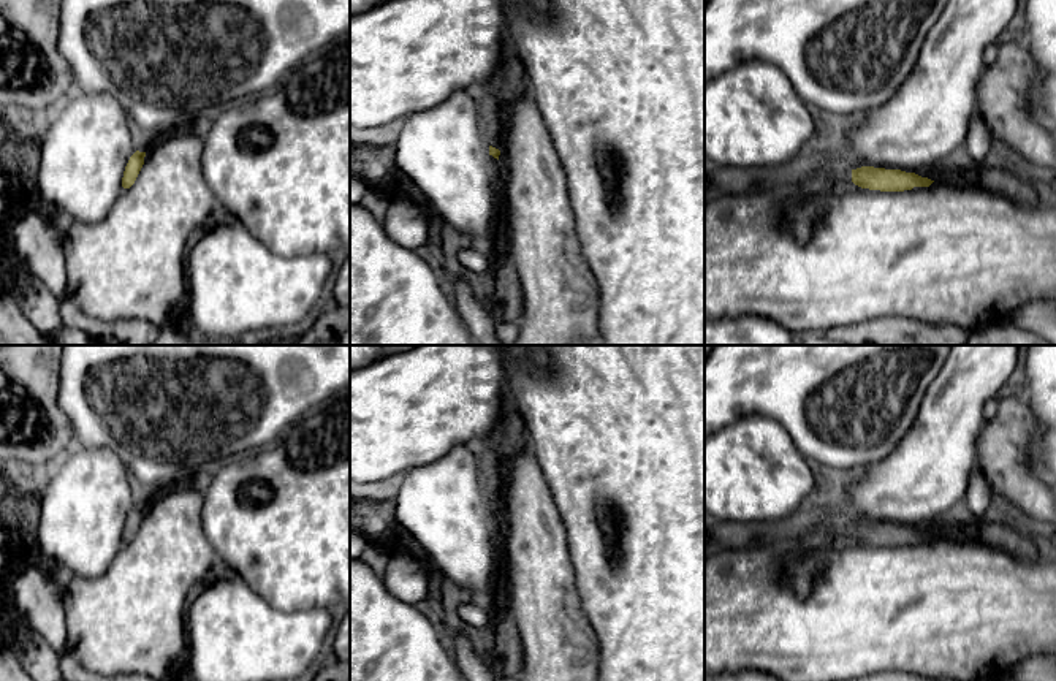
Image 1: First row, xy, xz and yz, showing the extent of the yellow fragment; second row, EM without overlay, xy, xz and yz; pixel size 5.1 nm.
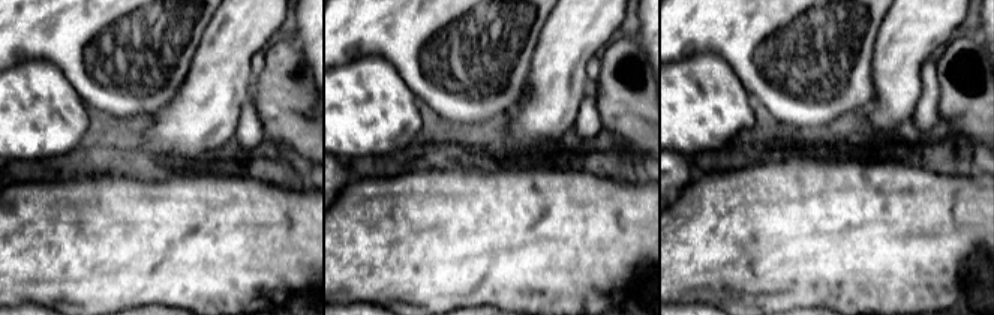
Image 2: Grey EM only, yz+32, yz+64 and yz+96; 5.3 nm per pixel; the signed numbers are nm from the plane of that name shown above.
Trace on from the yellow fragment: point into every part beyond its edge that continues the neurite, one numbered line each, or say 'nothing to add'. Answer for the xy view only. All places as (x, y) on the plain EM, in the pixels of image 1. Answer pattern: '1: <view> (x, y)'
1: xy (143, 494)

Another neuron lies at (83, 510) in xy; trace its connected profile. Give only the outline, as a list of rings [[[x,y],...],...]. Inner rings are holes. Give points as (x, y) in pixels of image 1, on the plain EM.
[[[70,448],[40,497],[36,542],[74,578],[103,576],[136,507],[133,478],[109,448]]]

